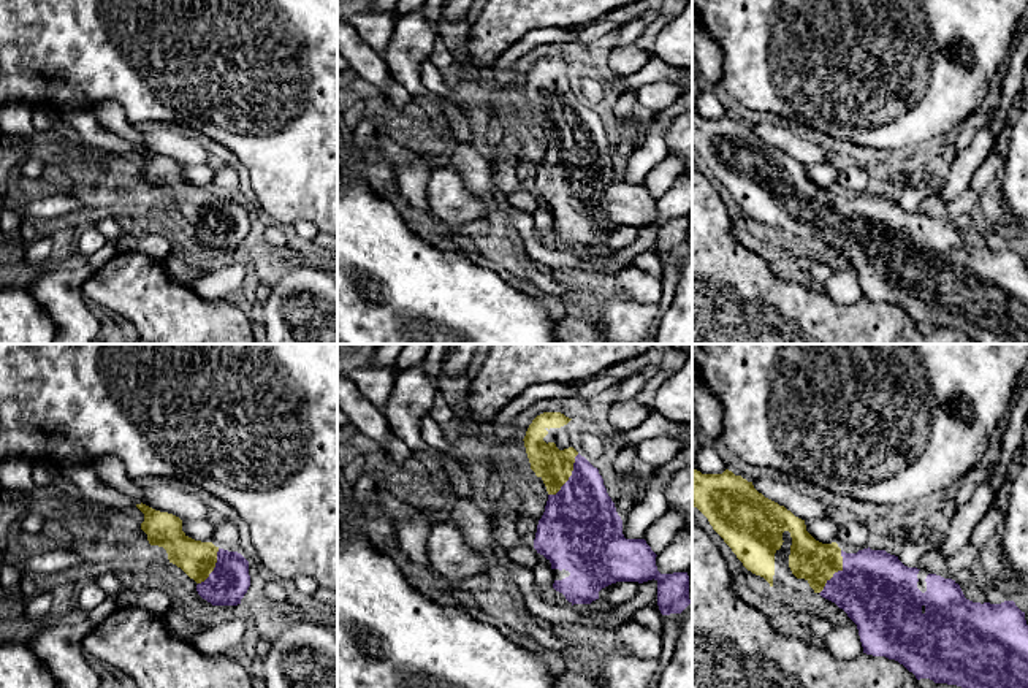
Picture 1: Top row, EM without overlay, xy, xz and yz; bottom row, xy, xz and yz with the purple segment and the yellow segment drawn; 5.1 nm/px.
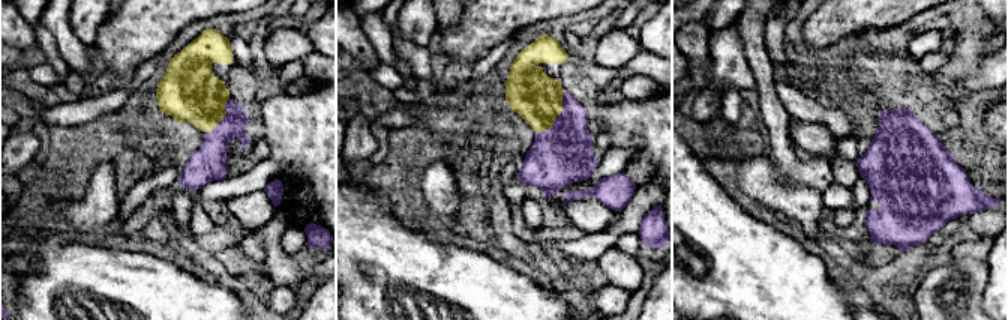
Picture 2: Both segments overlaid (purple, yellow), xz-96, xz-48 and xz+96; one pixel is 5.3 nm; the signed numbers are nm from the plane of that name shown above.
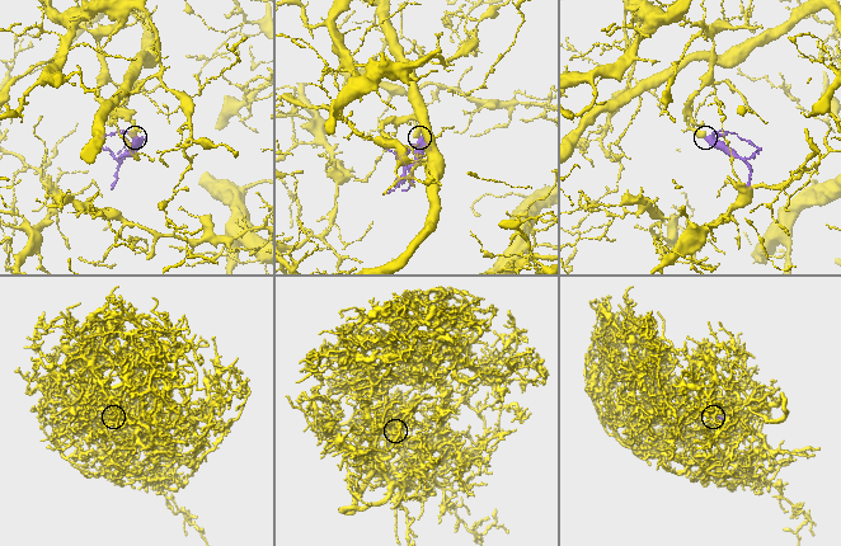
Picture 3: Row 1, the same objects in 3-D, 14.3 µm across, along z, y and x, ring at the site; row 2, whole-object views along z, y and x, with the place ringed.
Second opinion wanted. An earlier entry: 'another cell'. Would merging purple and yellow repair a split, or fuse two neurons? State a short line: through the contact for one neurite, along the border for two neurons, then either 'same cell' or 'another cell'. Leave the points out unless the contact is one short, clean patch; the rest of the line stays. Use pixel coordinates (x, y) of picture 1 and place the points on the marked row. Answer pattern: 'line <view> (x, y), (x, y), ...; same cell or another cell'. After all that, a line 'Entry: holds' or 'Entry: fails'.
line yz (879, 593), (838, 571), (830, 571), (811, 560); same cell
Entry: fails

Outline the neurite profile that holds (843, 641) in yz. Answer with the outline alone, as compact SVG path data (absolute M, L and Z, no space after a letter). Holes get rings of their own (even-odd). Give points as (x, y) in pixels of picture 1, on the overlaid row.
M851 618L843 625L833 626L820 644L840 659L852 659L863 653L857 625Z

